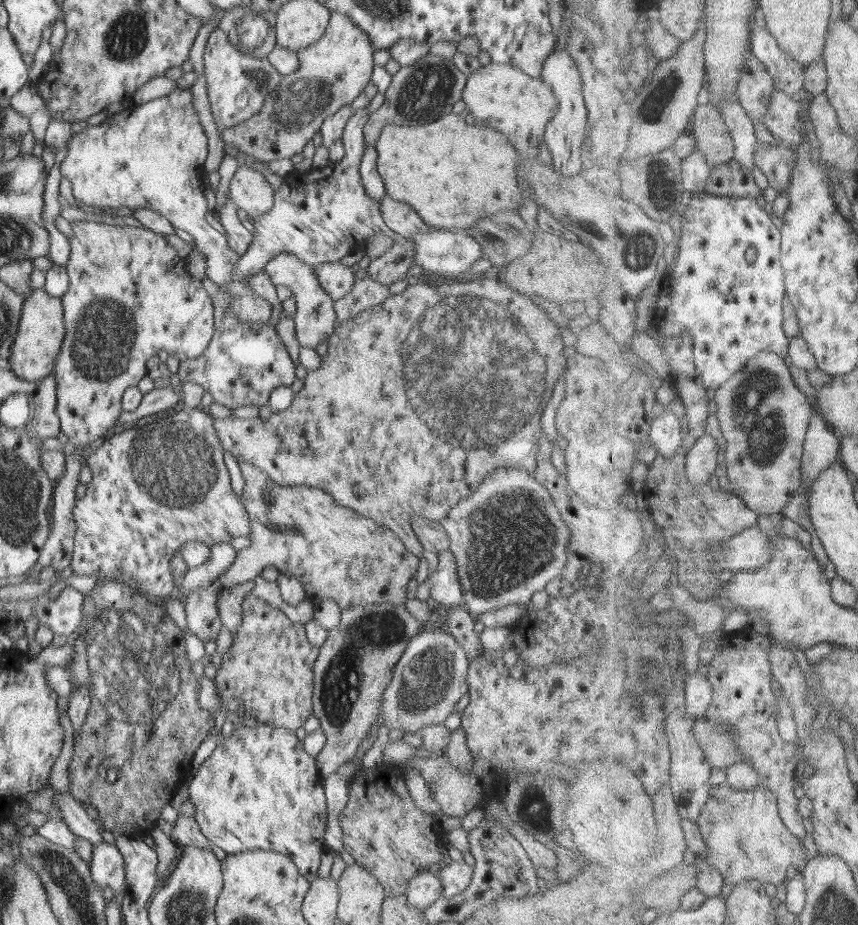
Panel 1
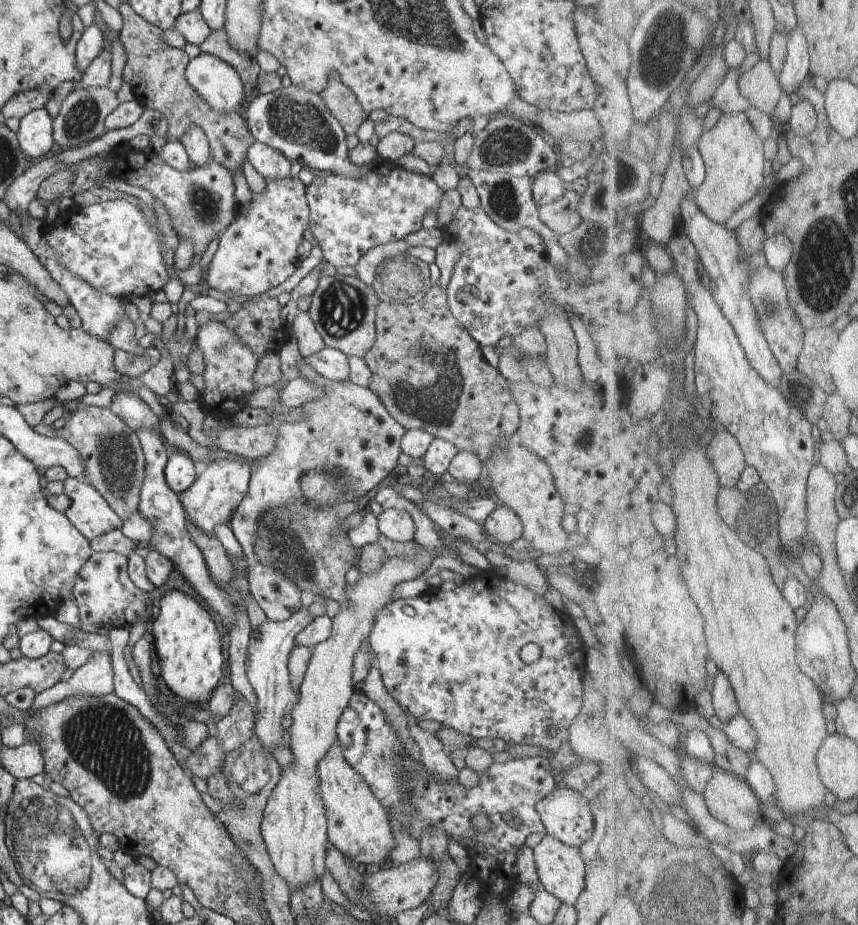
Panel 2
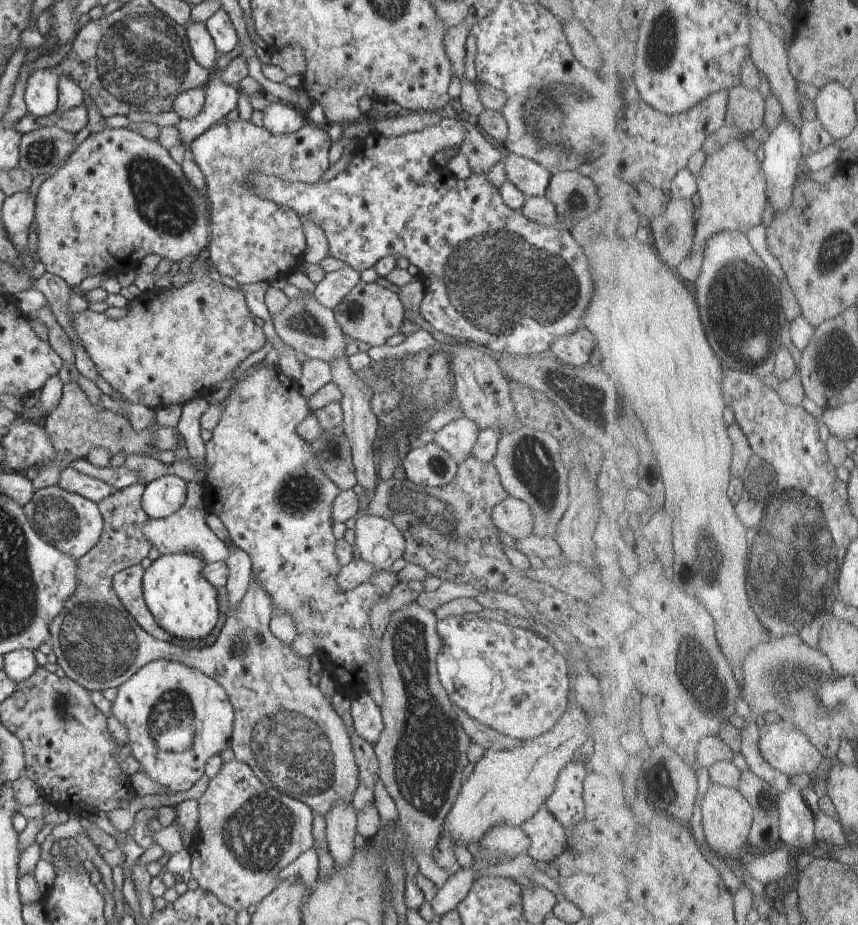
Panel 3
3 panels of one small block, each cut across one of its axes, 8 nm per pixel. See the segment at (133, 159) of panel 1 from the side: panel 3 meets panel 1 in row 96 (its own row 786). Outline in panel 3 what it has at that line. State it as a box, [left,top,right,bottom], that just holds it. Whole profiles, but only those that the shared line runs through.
[110,659,235,795]

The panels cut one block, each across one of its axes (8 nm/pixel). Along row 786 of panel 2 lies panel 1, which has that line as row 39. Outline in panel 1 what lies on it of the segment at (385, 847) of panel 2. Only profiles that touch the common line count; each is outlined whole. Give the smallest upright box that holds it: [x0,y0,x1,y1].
[222,12,376,163]

